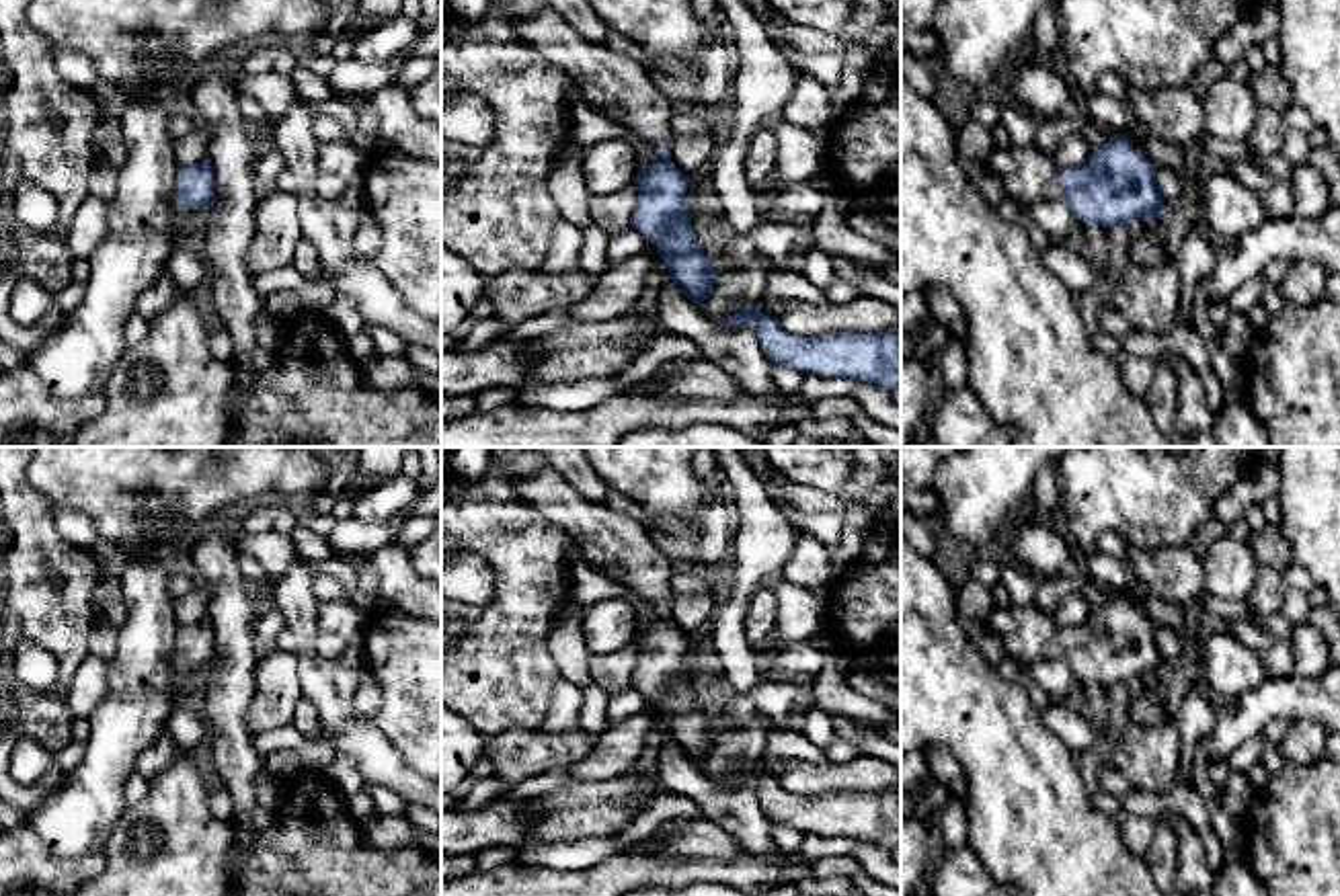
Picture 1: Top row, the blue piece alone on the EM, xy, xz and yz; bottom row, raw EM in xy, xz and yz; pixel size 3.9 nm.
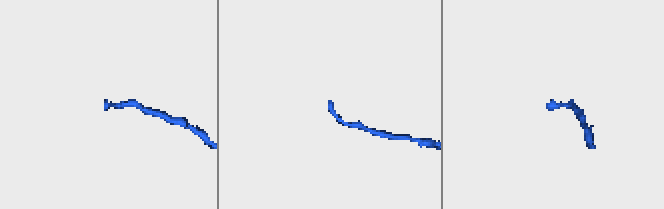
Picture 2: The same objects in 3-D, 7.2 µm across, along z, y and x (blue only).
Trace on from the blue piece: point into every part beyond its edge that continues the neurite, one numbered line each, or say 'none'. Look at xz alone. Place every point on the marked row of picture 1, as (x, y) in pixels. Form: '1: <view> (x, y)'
1: xz (618, 87)

